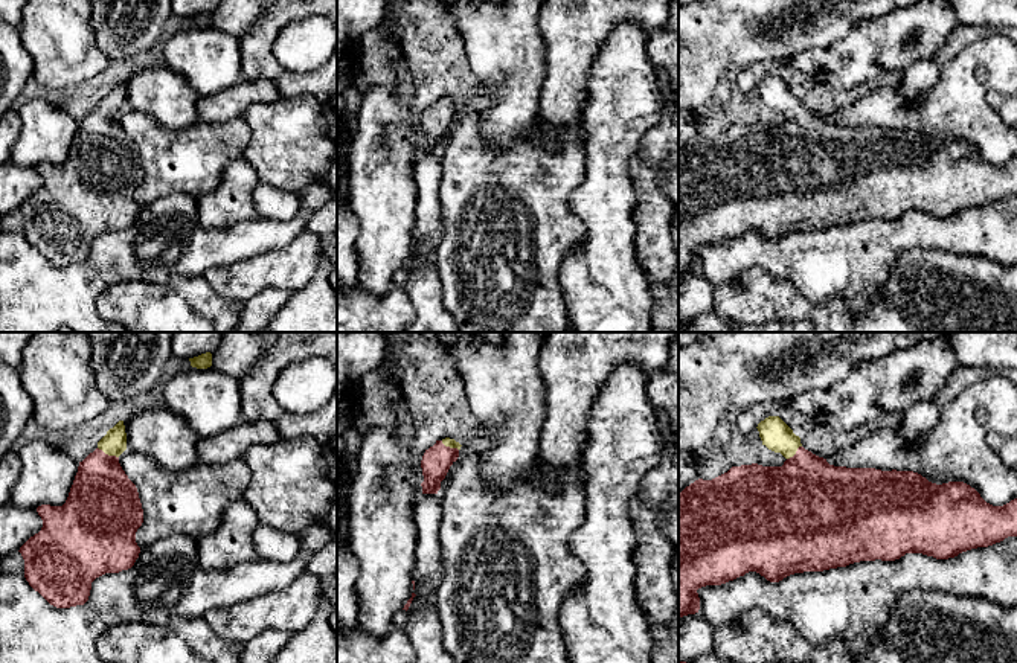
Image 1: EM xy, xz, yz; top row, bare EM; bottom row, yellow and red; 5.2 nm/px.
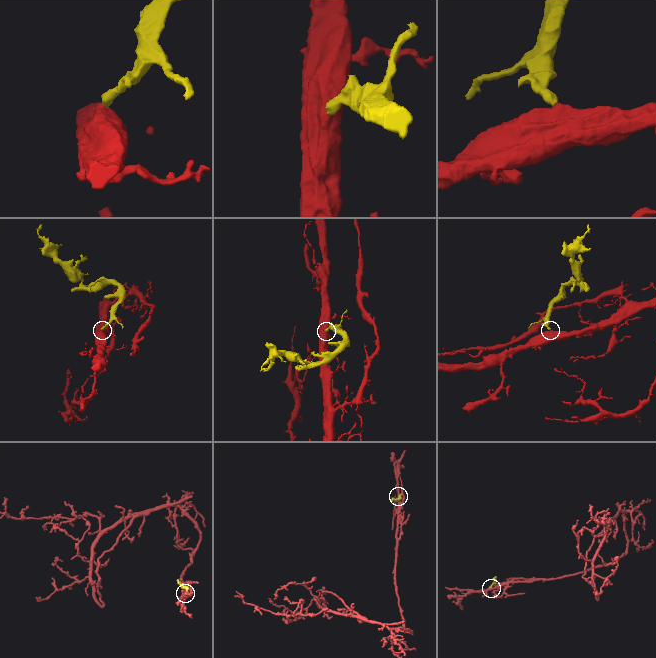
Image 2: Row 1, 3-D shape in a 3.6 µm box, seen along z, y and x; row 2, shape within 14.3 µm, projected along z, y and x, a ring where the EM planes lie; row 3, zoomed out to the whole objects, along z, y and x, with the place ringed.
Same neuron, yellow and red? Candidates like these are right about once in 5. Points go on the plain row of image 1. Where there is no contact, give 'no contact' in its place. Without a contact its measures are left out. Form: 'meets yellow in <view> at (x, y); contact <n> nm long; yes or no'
meets yellow in xy at (109, 113); contact 130 nm long; yes

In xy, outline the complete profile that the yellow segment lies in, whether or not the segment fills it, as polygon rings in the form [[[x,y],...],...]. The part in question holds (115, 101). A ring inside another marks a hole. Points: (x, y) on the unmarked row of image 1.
[[[119,79],[98,101],[98,107],[79,120],[66,162],[37,166],[43,186],[18,210],[24,218],[29,244],[56,267],[84,264],[96,236],[128,229],[139,216],[136,191],[143,181],[143,168],[136,143],[119,122],[125,108],[125,84]]]

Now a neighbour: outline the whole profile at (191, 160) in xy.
[[[125,108],[119,122],[136,143],[143,181],[136,201],[148,207],[160,198],[188,194],[198,198],[213,191],[227,165],[242,155],[252,131],[244,117],[201,122],[172,130],[145,113]]]

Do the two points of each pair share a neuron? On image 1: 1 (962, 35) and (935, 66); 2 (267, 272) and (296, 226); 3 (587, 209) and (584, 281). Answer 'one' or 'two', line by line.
1: one
2: two
3: one

